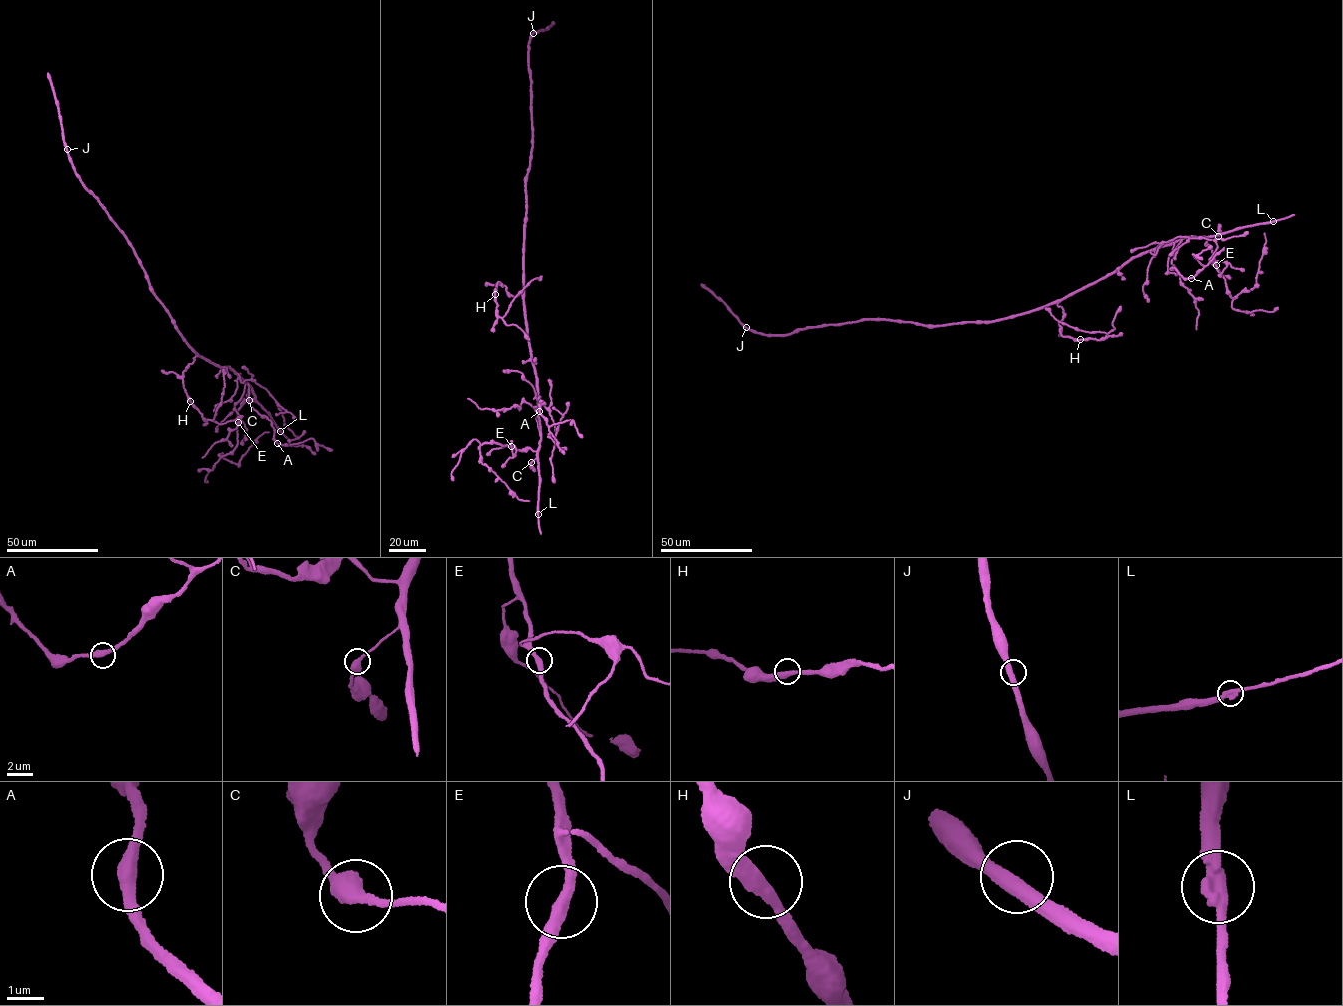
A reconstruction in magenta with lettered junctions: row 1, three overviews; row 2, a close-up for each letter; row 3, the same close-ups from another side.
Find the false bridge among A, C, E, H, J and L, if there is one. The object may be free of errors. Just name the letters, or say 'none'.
L

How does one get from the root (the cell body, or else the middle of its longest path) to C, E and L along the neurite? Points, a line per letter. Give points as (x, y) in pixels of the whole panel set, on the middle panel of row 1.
C: (523, 257), (523, 297), (536, 381), (540, 435), (538, 456), (531, 462)
E: (523, 257), (523, 297), (536, 381), (540, 442), (539, 448), (534, 451), (529, 447), (522, 450), (511, 446)
L: (523, 257), (523, 297), (536, 381), (540, 435), (538, 514)

